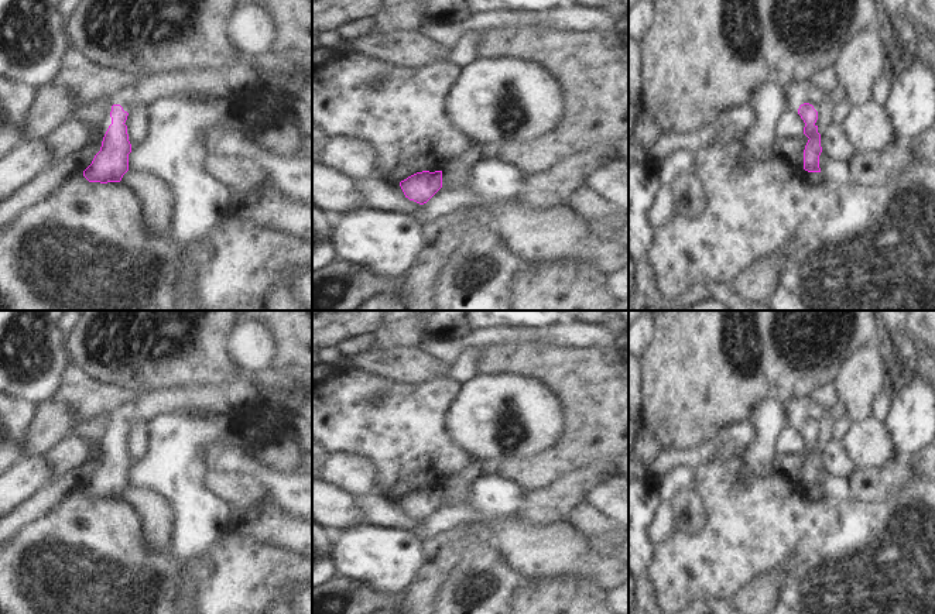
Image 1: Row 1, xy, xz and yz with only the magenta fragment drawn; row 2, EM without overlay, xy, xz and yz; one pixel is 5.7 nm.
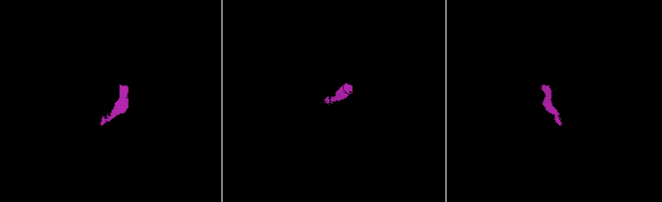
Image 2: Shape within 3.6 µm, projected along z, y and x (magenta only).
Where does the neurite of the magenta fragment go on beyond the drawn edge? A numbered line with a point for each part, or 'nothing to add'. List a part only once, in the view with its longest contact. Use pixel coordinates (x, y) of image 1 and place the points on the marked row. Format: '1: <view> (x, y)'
1: xy (219, 82)

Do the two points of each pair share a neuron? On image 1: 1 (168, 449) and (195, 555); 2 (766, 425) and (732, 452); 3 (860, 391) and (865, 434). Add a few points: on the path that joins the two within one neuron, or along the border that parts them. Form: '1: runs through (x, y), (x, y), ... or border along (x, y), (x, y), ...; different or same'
1: runs through (178, 476), (194, 504), (194, 528); same
2: border along (746, 449), (740, 456); different
3: border along (873, 415), (853, 422); different

